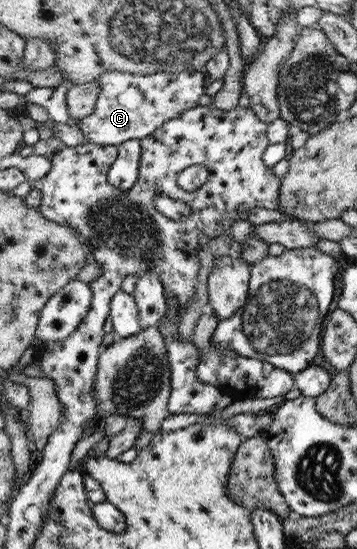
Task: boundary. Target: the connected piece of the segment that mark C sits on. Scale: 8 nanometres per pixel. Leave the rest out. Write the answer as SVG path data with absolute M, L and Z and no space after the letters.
M184 70L178 74L130 74L120 71L106 72L96 83L101 83L94 111L80 119L79 127L91 143L120 146L130 139L142 140L162 127L169 119L180 117L185 111L198 106L209 83L204 70Z

